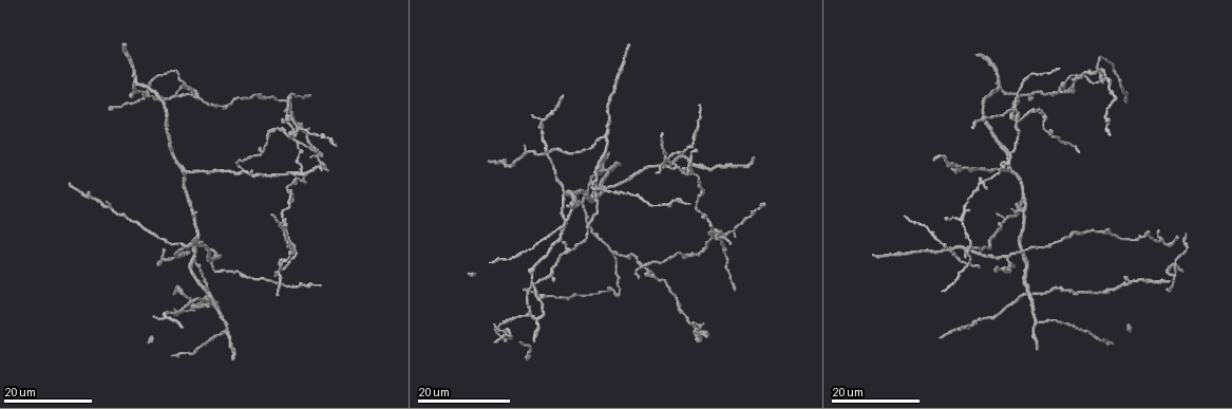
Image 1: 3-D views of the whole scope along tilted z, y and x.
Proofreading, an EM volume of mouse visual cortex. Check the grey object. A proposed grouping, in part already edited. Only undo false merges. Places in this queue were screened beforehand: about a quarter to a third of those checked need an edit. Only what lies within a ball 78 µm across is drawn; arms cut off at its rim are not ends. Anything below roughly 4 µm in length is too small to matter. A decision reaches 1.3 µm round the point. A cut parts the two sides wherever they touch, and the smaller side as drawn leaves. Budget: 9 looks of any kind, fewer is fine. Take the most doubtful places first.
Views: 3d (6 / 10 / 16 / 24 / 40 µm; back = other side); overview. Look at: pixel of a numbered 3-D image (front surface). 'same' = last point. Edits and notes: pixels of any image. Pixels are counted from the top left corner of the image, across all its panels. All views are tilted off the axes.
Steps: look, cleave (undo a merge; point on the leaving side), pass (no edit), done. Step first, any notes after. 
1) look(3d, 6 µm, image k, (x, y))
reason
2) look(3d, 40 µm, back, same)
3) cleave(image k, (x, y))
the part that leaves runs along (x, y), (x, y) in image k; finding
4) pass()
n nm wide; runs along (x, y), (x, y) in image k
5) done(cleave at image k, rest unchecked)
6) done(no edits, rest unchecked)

look(3d, 24 µm, image 1, (296, 141))
two arms in line, one across

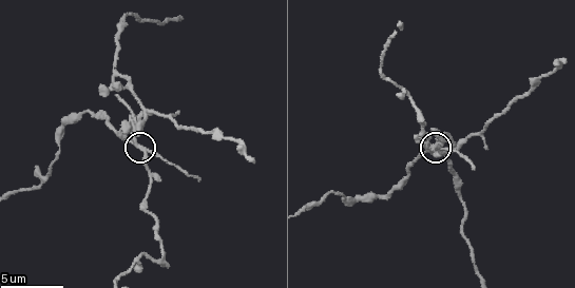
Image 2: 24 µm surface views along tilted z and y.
look(3d, 6 µm, image 2, (135, 141))

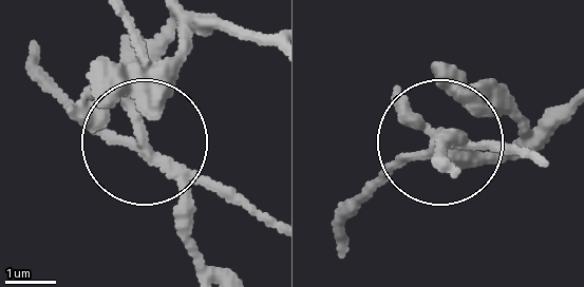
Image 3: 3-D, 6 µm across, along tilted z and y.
cleave(image 3, (404, 157))
two cells meet here

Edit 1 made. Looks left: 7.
look(overview)

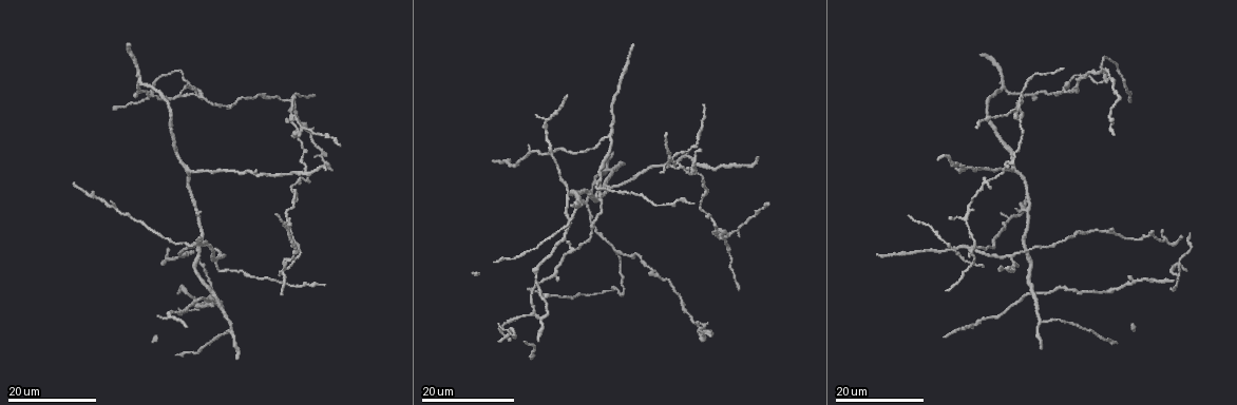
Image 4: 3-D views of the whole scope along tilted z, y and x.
look(3d, 16 µm, image 4, (973, 265))
looks like a crossing

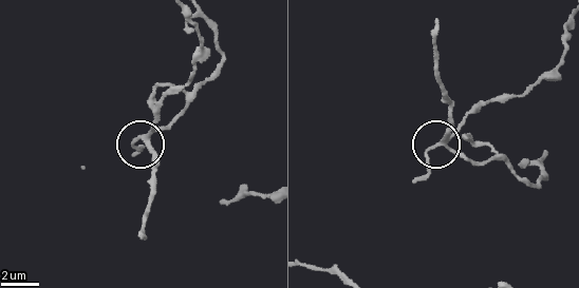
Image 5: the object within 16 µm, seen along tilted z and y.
look(3d, 6 µm, image 5, (445, 142))
zoom in

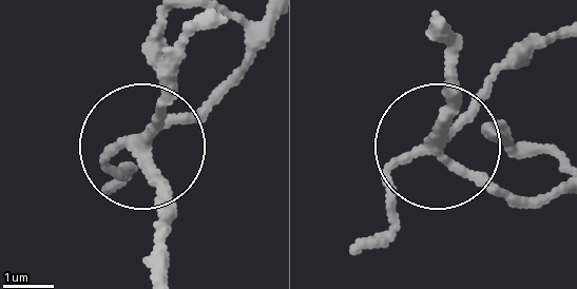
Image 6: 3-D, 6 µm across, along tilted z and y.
cleave(image 6, (159, 114))
4 arms; the part that leaves runs along (139, 138), (195, 36) in image 6; two cells meet here

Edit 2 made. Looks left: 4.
look(3d, 16 µm, image 4, (611, 249))
side arm on a straight run

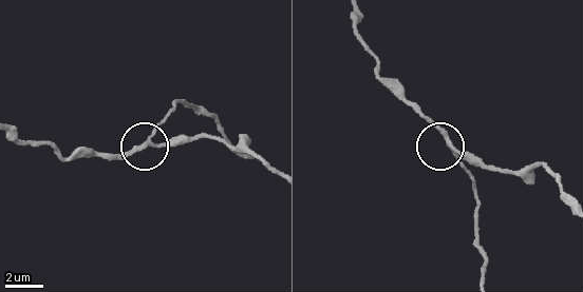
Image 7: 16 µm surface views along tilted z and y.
look(3d, 10 µm, image 7, (152, 143))

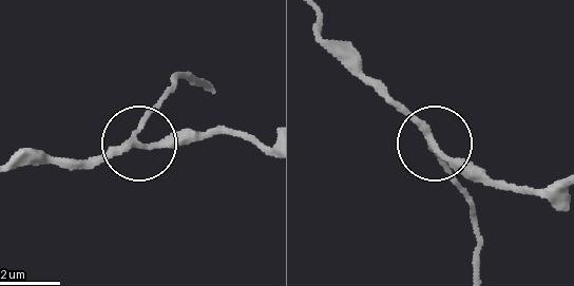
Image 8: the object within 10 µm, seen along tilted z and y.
pass()
3 arms; runs along (15, 163), (93, 165), (137, 140), (144, 119), (165, 95) in image 8; one cell here

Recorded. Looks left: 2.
look(3d, 24 µm, image 4, (985, 183))
four-way junction

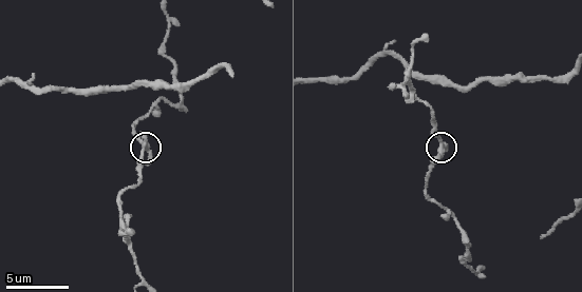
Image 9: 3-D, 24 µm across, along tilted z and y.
look(3d, 10 µm, image 9, (146, 147))

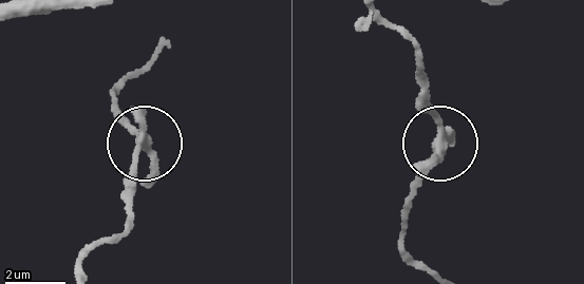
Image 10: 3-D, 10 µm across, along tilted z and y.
pass()
one cell here

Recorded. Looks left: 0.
done(cleave at image 3, cleave at image 6, rest unchecked)

